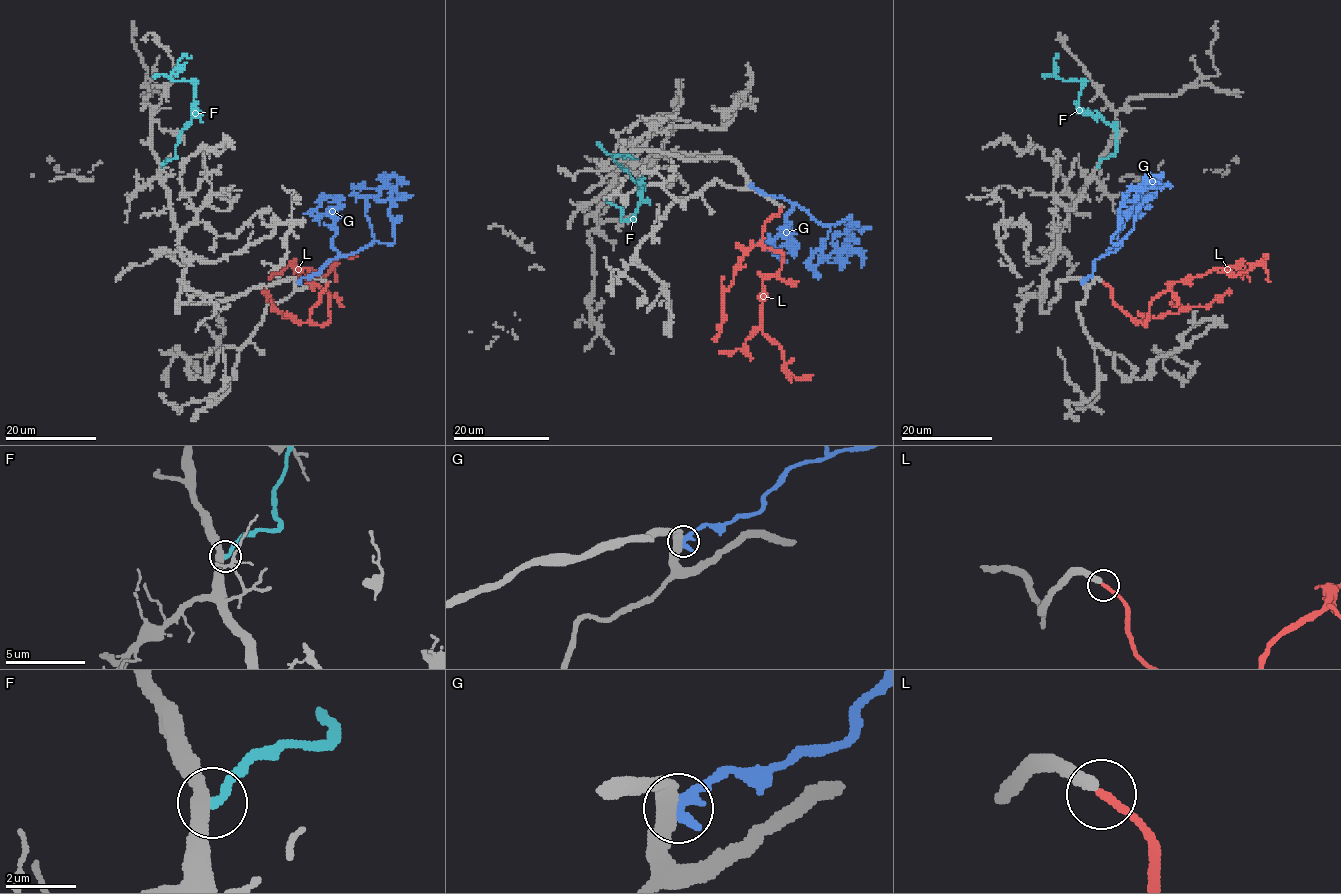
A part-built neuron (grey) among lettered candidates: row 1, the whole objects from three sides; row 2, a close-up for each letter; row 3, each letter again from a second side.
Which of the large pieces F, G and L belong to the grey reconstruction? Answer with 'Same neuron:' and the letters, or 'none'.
Same neuron: L

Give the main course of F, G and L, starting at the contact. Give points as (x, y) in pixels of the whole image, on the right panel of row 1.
F: (1098, 166), (1116, 152), (1117, 131), (1078, 105), (1080, 81), (1062, 80), (1054, 73), (1053, 59), (1057, 56)
G: (1084, 281), (1101, 255), (1121, 244), (1111, 241), (1122, 196), (1153, 176), (1136, 201)
L: (1104, 283), (1112, 300), (1145, 325), (1150, 304), (1173, 282), (1224, 268), (1234, 275), (1248, 272), (1263, 257)

